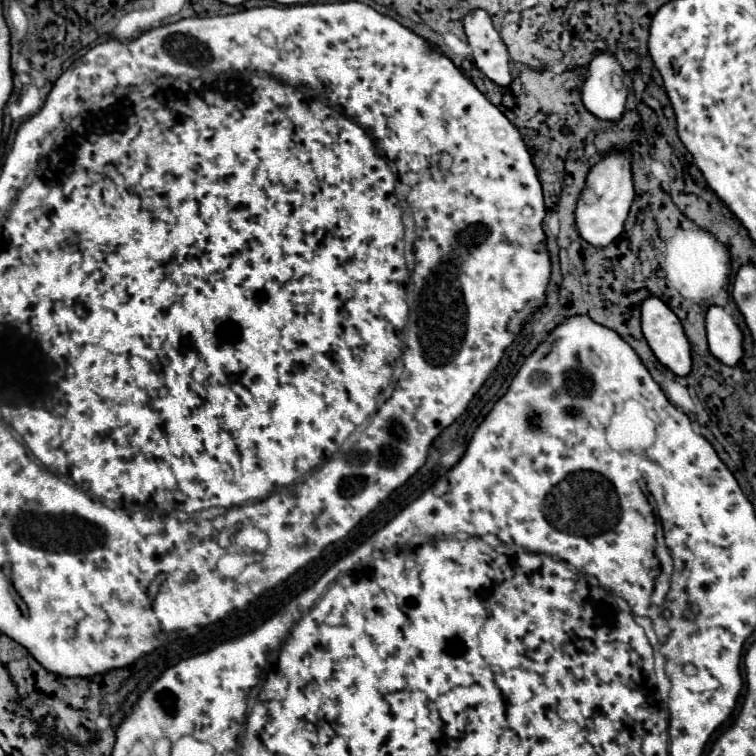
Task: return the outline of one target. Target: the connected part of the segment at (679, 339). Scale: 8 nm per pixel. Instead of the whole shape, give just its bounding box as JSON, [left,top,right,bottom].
[641,298,691,376]

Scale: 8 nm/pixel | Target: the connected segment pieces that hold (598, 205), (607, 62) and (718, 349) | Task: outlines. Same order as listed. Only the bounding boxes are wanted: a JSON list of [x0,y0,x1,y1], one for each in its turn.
[[575,152,635,248],[581,54,629,120],[705,306,743,366]]

